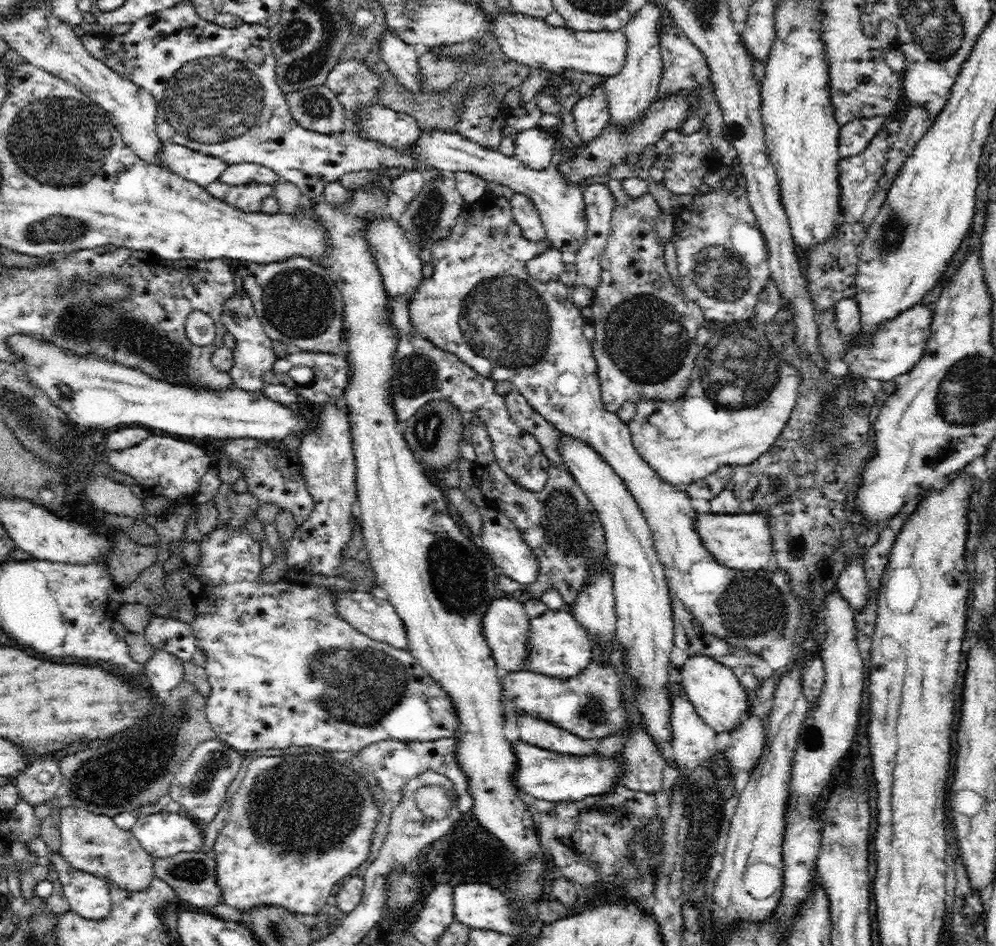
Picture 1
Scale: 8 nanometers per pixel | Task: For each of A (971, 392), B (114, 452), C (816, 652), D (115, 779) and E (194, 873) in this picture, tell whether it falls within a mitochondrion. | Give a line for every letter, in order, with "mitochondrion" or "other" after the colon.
A: mitochondrion
B: other
C: other
D: mitochondrion
E: mitochondrion

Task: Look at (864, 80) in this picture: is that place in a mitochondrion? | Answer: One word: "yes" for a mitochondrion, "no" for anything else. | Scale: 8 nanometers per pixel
no

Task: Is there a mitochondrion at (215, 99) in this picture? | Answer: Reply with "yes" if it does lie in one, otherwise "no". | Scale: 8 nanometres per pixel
yes

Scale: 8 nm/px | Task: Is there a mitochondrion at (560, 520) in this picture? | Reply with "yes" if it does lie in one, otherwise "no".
yes

